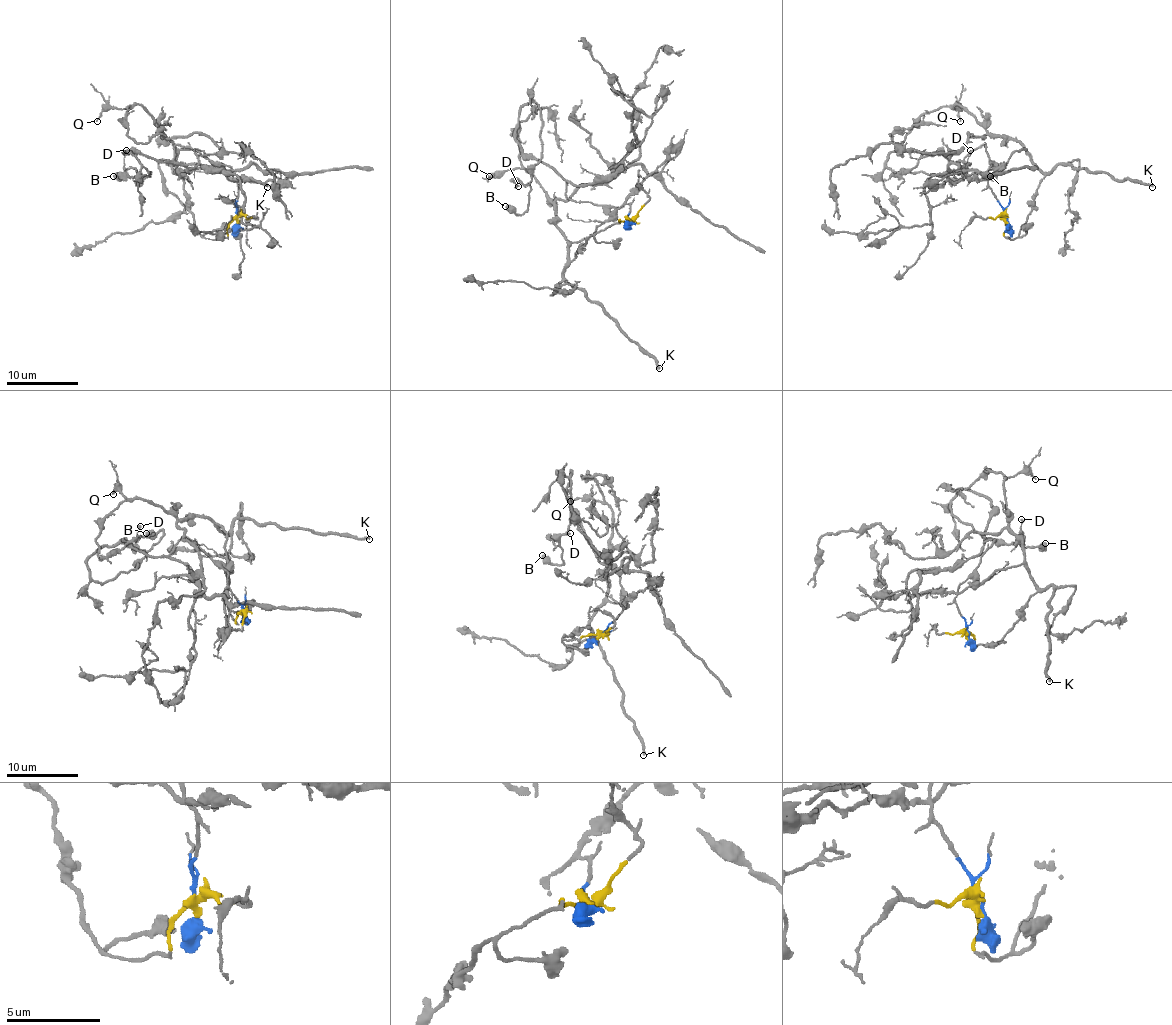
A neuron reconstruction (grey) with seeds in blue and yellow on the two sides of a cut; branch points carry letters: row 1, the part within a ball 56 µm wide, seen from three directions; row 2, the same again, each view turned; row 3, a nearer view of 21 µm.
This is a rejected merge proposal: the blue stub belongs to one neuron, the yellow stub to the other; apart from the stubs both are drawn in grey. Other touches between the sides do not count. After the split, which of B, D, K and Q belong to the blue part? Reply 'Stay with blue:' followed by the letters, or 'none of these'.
Stay with blue: B, D

